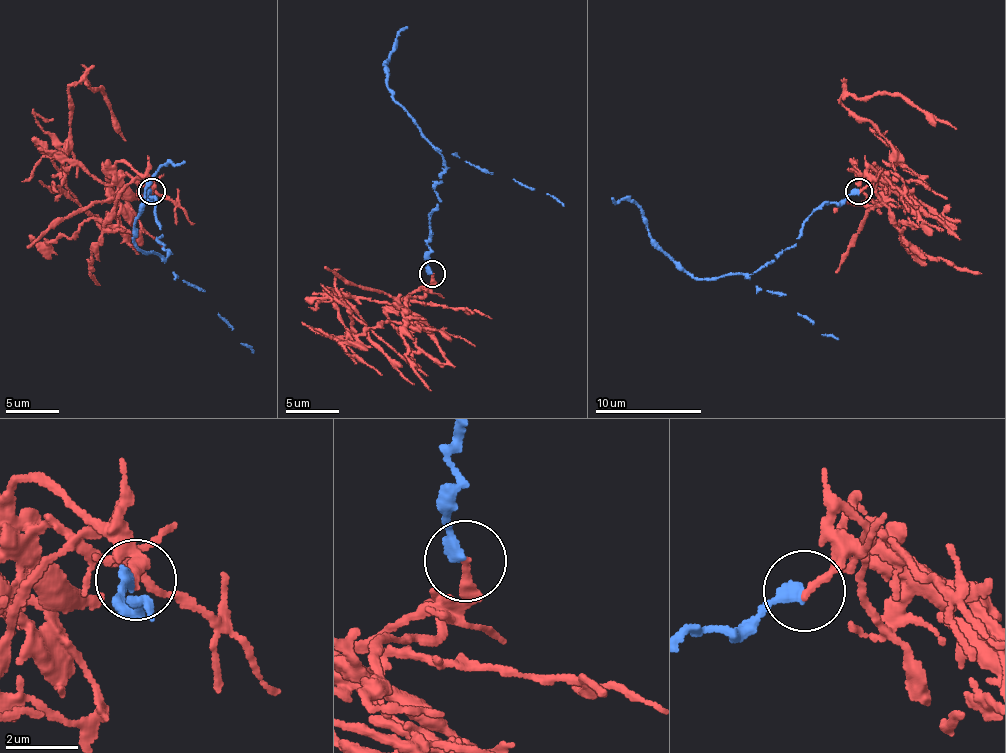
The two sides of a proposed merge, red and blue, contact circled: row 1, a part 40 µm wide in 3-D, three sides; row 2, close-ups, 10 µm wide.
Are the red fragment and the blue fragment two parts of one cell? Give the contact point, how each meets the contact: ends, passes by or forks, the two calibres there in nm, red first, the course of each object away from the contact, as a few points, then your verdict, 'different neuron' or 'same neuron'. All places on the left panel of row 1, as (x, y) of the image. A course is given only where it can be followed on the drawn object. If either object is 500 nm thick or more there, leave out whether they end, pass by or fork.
(152, 191) | red ends | blue ends | 220/340 nm | red via (151, 190), (147, 177), (125, 176), (101, 222), (72, 202), (63, 178), (73, 85), (101, 89), (126, 141) | blue via (151, 190), (165, 258), (140, 250), (135, 230), (145, 183), (165, 165), (184, 161) | different neuron

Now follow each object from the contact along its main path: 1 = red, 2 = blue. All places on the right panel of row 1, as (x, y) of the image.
1: (858, 191), (884, 177), (936, 217), (882, 198), (897, 173), (894, 150), (841, 102), (897, 94), (956, 129)
2: (858, 191), (826, 201), (795, 244), (749, 275), (699, 279), (650, 236), (634, 201), (611, 198)

